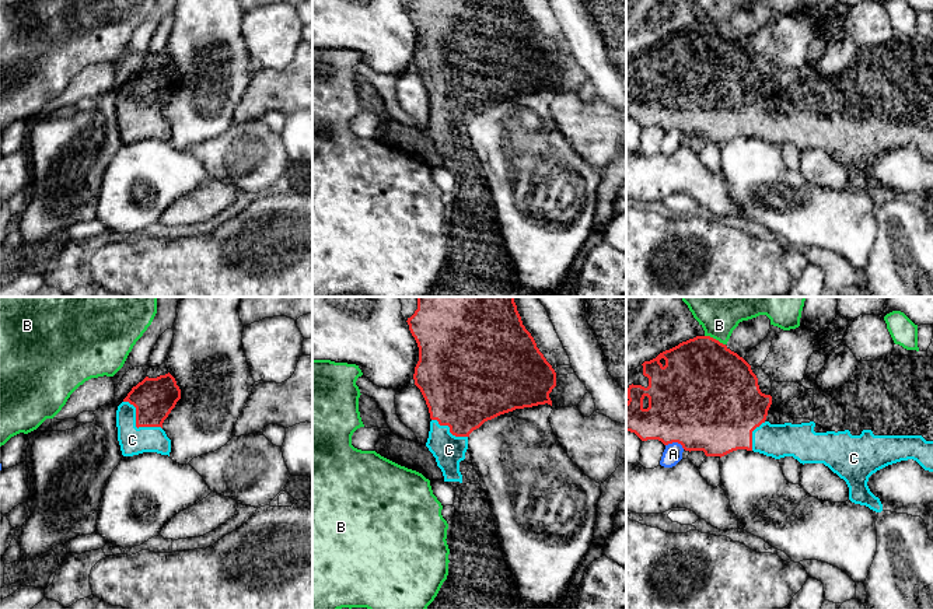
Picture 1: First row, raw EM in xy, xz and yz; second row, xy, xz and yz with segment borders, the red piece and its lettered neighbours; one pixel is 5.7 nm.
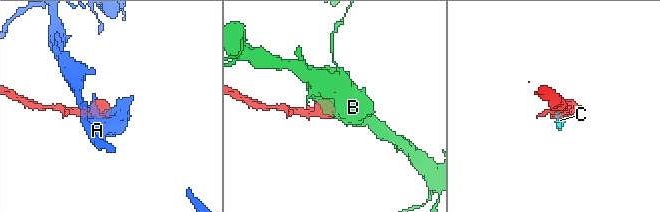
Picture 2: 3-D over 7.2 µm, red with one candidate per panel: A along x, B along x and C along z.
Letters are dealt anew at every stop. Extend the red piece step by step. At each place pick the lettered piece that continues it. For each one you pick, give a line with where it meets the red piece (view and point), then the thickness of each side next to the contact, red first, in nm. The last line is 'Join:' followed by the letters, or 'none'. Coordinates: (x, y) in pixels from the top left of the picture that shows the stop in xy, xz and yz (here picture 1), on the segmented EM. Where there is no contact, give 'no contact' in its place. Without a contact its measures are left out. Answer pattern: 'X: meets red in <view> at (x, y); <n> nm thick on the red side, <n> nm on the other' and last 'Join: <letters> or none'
C: meets red in xy at (136, 424); 240 nm thick on the red side, 160 nm on the other
Join: C

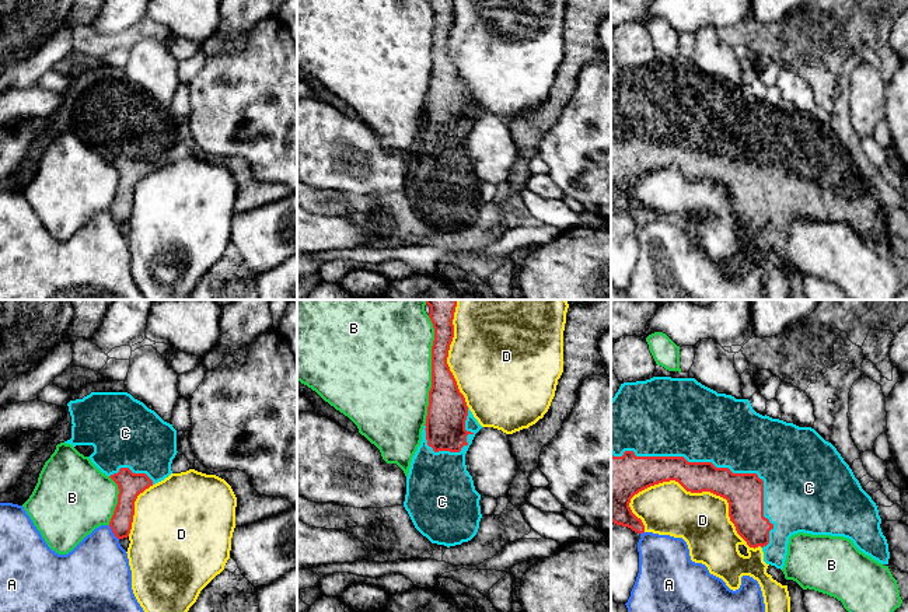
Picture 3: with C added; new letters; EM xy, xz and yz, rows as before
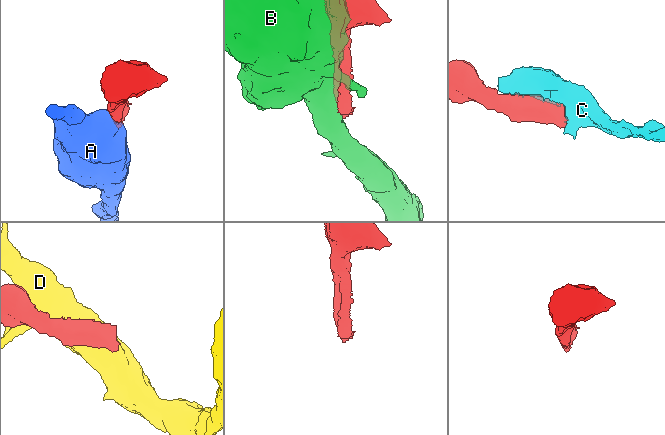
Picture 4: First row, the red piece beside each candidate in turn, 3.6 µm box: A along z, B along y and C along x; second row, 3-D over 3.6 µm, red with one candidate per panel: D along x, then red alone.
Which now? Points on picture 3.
C: meets red in yz at (718, 468); 220 nm thick on the red side, 400 nm on the other
Join: C

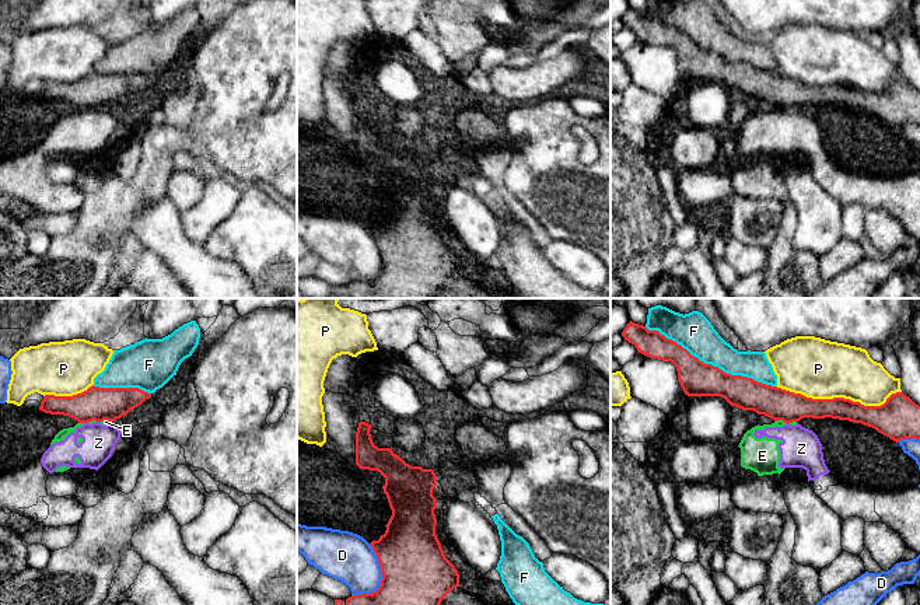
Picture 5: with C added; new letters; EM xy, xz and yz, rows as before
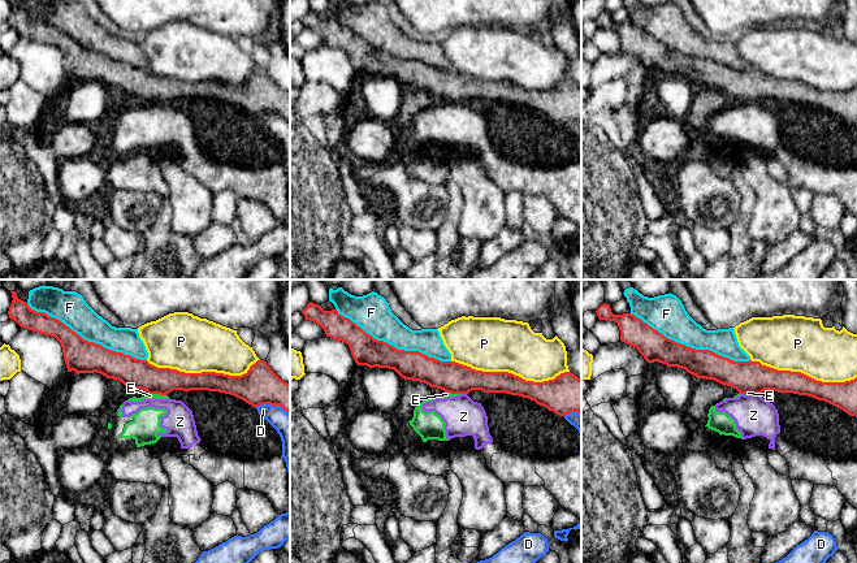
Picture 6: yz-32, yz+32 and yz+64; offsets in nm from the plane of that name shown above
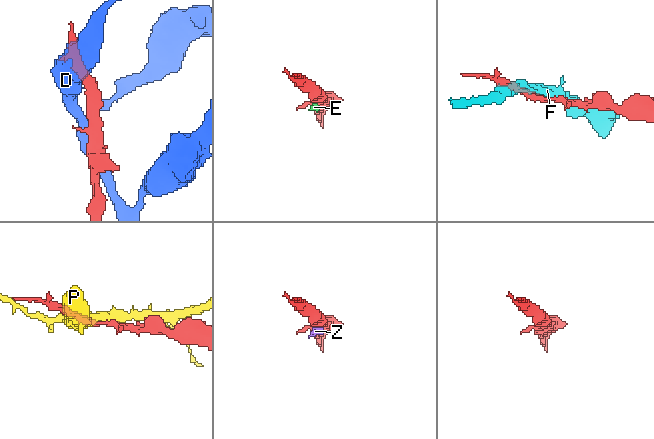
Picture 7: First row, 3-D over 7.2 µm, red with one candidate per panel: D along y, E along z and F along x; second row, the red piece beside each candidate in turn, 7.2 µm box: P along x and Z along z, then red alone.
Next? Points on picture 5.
Join: none

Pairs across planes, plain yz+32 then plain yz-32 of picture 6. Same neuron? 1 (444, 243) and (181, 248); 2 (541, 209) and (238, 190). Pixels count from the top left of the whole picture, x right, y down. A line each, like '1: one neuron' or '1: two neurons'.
1: one neuron
2: two neurons

